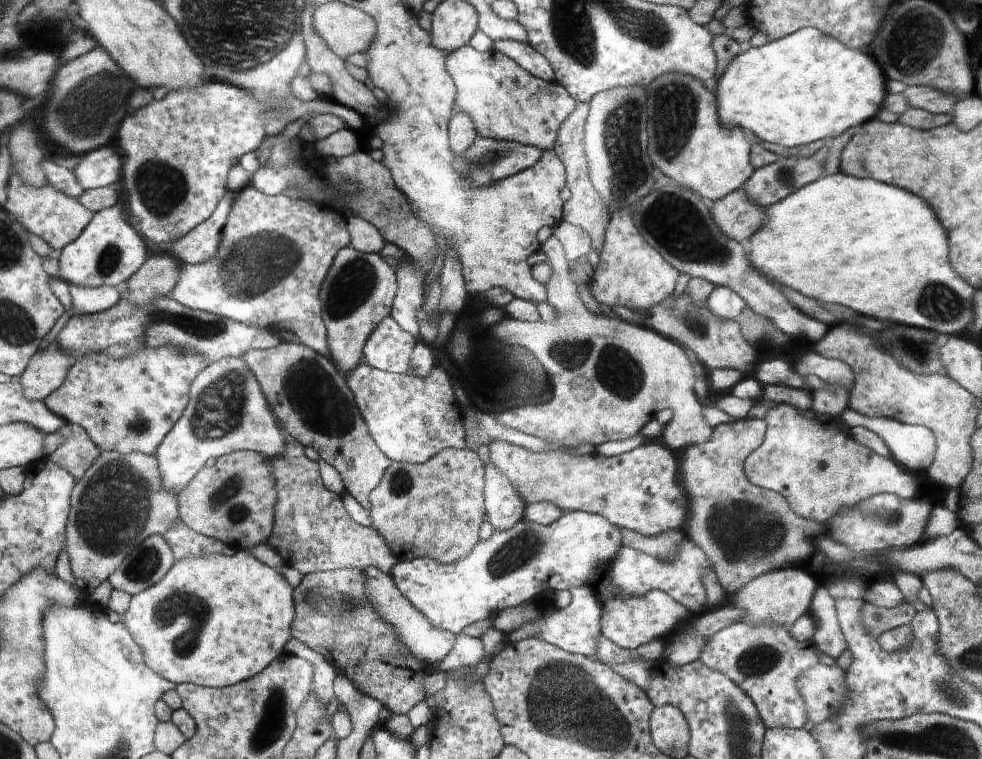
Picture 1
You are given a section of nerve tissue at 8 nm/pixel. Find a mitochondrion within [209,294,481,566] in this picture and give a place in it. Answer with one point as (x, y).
(322, 405)

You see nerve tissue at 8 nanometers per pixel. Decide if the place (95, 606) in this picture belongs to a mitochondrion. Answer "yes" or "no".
no

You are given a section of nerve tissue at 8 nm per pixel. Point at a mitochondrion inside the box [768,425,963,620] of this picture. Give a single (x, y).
(889, 517)

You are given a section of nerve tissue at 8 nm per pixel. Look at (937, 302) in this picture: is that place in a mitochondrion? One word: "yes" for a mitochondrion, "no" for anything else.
yes

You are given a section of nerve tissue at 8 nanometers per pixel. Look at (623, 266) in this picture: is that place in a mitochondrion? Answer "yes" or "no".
no

